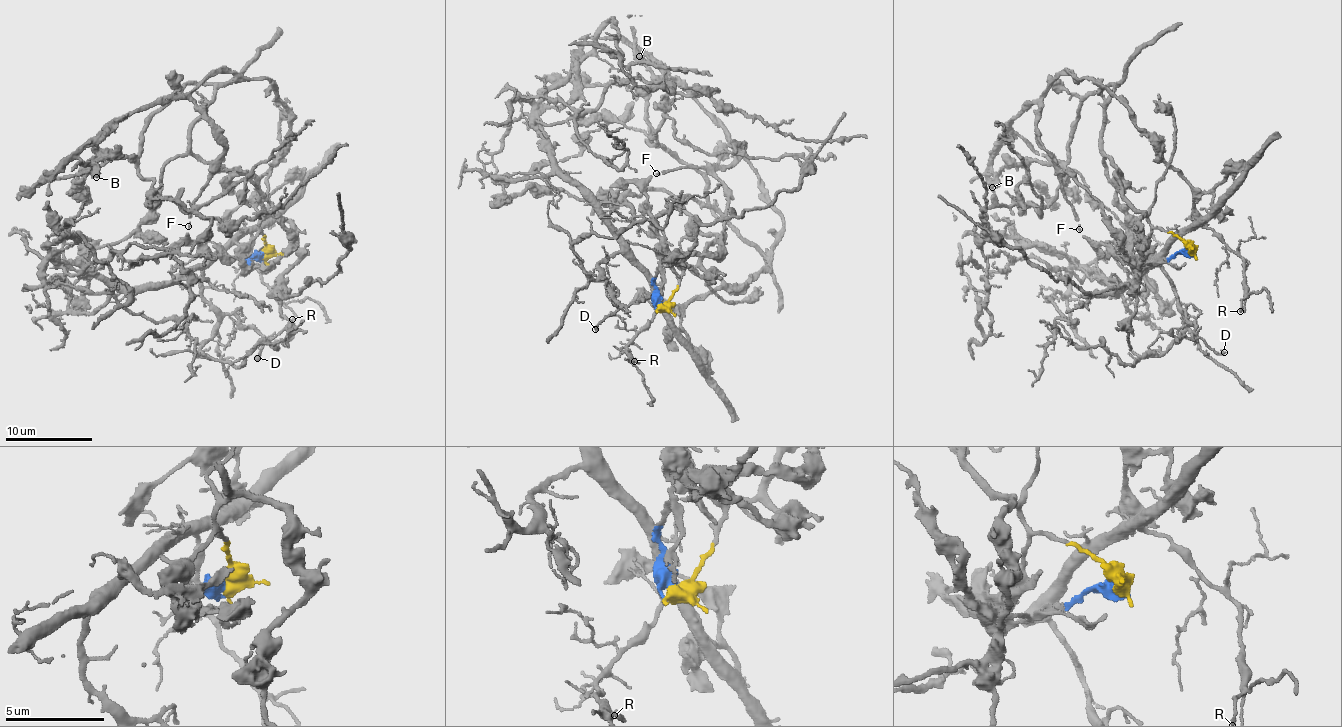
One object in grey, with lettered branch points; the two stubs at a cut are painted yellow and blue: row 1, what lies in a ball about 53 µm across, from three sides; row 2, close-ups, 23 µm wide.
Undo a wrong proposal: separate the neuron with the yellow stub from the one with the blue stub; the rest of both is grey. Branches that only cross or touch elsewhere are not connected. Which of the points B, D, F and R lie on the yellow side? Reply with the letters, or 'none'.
D, R

